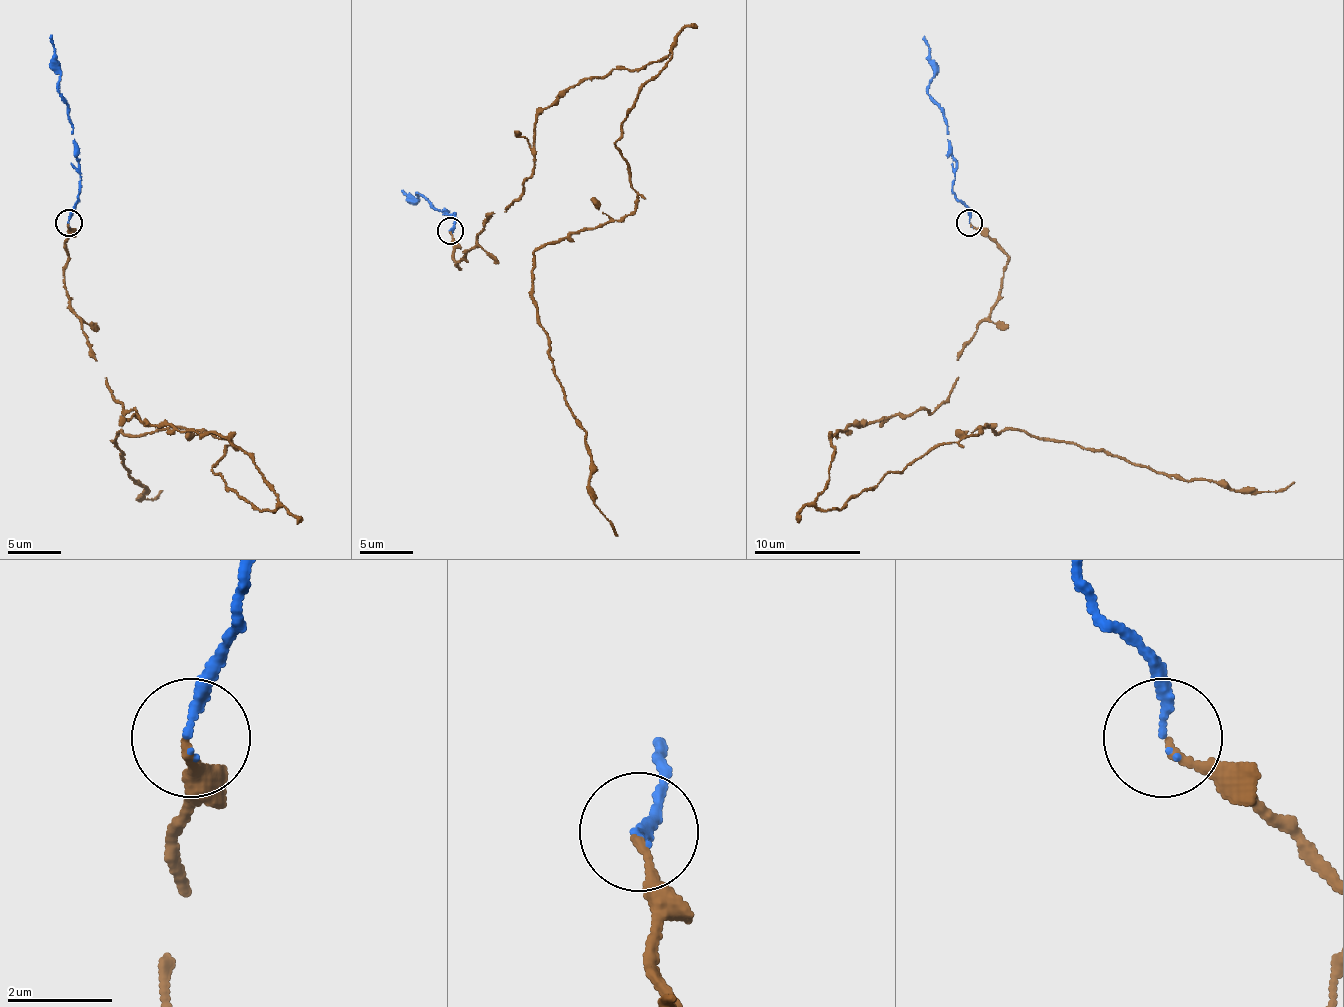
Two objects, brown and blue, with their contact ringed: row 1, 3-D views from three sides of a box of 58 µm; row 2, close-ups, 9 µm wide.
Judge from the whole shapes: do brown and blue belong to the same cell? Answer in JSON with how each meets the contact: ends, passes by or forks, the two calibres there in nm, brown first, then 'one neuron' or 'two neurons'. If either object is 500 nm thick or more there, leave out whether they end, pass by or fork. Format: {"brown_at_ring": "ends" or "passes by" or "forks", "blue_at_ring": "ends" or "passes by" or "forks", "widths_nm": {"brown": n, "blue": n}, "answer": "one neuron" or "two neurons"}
{"brown_at_ring": "ends", "blue_at_ring": "ends", "widths_nm": {"brown": 140, "blue": 160}, "answer": "one neuron"}

